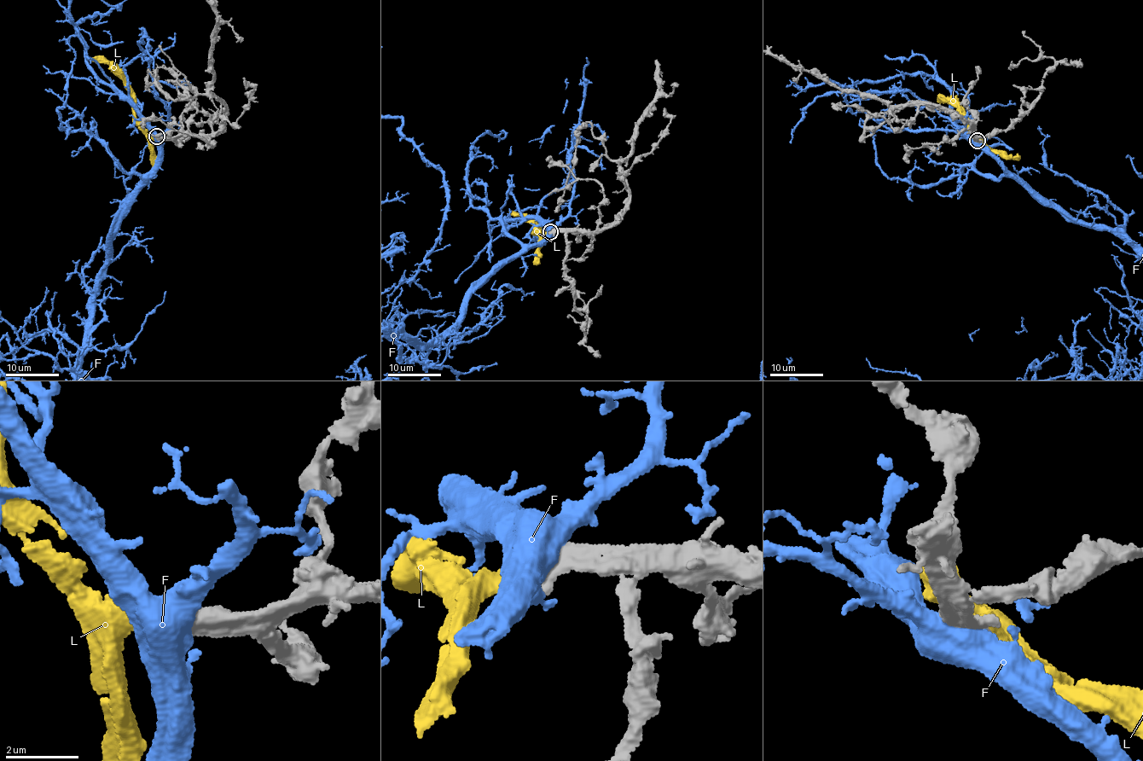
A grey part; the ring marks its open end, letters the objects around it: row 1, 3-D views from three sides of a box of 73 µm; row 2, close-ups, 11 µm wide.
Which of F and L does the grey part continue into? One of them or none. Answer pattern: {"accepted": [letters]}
{"accepted": ["L"]}

